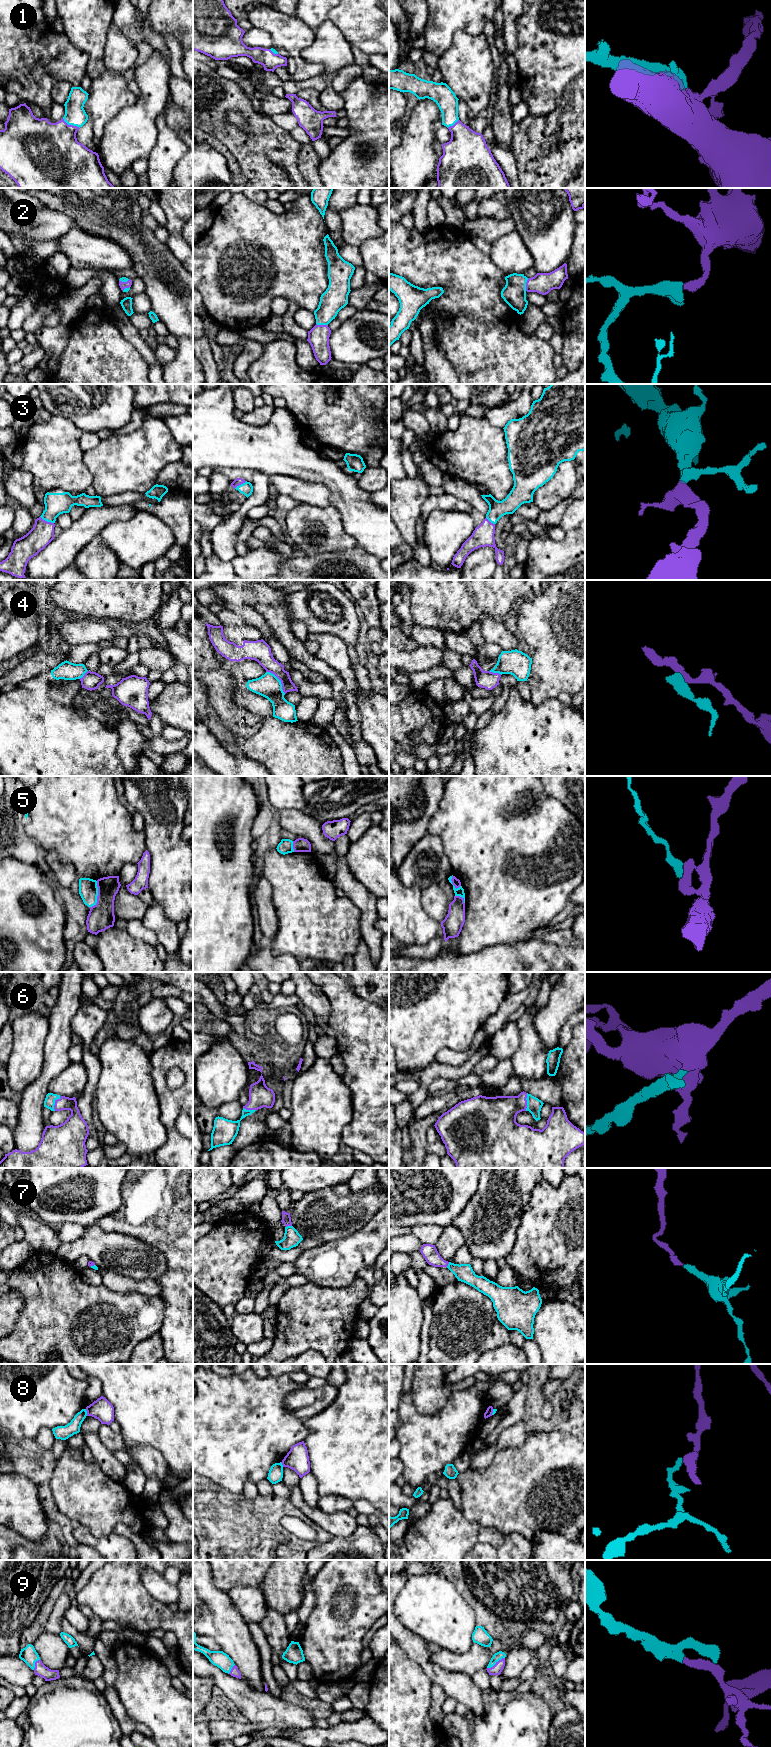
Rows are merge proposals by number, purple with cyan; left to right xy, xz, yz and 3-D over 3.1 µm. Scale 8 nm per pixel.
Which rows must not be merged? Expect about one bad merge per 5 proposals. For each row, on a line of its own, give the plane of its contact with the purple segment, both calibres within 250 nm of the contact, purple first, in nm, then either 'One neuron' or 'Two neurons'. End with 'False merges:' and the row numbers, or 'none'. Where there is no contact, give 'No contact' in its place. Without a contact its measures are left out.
1: Touches purple in xy. Thickness 440 nm (purple) against 170 nm. One neuron
2: Touches purple in yz. Thickness 170 nm (purple) against 190 nm. One neuron
3: Touches purple in xy. Thickness 190 nm (purple) against 180 nm. One neuron
4: Touches purple in xz. Thickness 150 nm (purple) against 190 nm. One neuron
5: Touches purple in xy. Thickness 220 nm (purple) against 160 nm. Two neurons
6: Touches purple in xy. Thickness 190 nm (purple) against 90 nm. One neuron
7: Touches purple in xz. Thickness 80 nm (purple) against 140 nm. One neuron
8: Touches purple in xy. Thickness 170 nm (purple) against 110 nm. Two neurons
9: Touches purple in yz. Thickness 80 nm (purple) against 70 nm. One neuron
False merges: 5, 8

